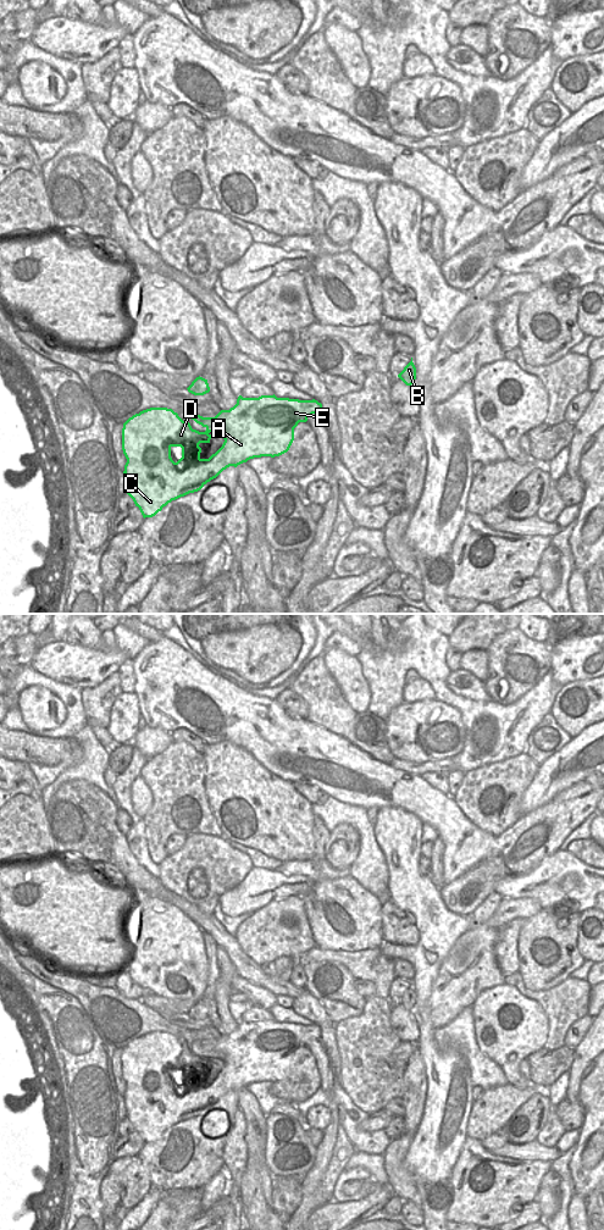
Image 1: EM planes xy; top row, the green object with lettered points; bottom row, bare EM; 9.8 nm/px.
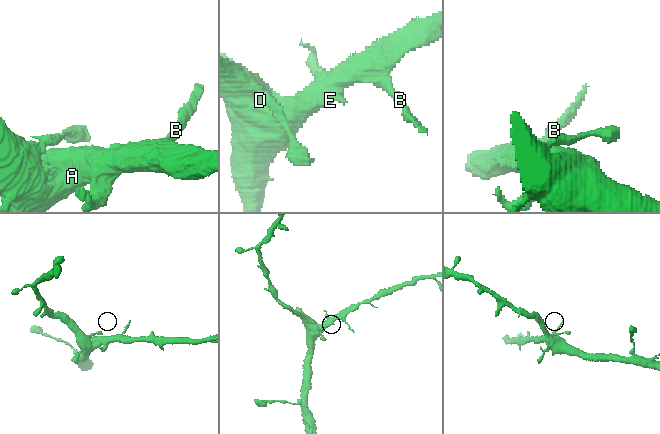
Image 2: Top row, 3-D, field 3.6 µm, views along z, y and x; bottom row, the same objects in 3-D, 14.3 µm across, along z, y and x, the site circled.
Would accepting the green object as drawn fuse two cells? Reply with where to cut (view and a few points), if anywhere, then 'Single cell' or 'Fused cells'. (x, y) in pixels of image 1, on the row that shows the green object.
No split. Single cell

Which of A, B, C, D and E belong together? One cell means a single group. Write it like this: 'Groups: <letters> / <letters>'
Groups: A B C D E

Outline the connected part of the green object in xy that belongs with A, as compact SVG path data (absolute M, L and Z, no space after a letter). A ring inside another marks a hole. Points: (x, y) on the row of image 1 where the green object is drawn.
M261 395L259 398L238 397L237 404L229 410L221 410L215 417L203 417L194 415L192 420L206 428L205 432L193 430L189 422L184 422L177 412L167 408L150 408L129 417L122 428L122 450L127 459L124 465L124 482L127 494L139 508L143 517L153 517L172 500L189 493L200 491L207 482L216 478L229 466L237 467L254 458L279 456L287 453L294 441L294 428L299 422L306 422L312 414L320 415L322 404L317 400L299 400L289 398L277 398L273 395ZM215 433L220 433L225 439L222 447L209 459L201 459L200 443L210 443ZM181 447L182 458L174 462L171 458L171 448Z

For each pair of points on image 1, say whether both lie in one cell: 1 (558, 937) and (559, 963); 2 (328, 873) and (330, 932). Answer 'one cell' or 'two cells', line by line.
1: one cell
2: two cells

